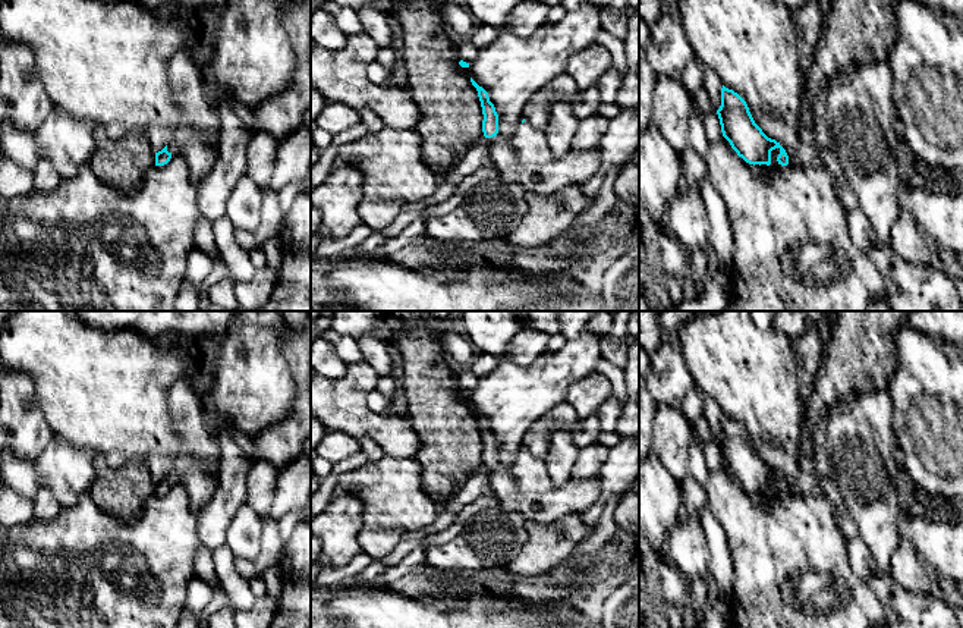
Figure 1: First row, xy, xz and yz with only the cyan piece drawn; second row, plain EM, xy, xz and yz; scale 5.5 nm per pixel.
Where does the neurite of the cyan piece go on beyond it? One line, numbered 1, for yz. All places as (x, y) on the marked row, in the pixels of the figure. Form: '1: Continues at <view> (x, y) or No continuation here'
1: No continuation here

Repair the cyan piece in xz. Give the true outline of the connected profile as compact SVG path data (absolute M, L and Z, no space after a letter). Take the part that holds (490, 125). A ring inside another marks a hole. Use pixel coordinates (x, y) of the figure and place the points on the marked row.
M471 78L471 82L478 91L478 97L479 97L481 107L482 107L482 114L484 114L482 132L484 132L484 136L492 138L498 134L498 114L495 112L494 104L490 101L488 92L482 87L479 87L472 78Z

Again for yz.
M723 85L721 106L717 110L723 136L731 148L749 164L771 164L771 151L778 148L778 164L787 166L789 156L775 139L768 138L755 123L746 101Z

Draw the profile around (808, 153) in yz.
M680 0L679 12L695 59L709 66L726 88L746 101L762 132L793 151L796 163L822 167L813 131L800 126L805 76L793 12L778 0Z

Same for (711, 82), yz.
M702 65L702 73L704 73L704 84L702 85L711 98L712 107L717 112L721 106L723 84L709 66Z

